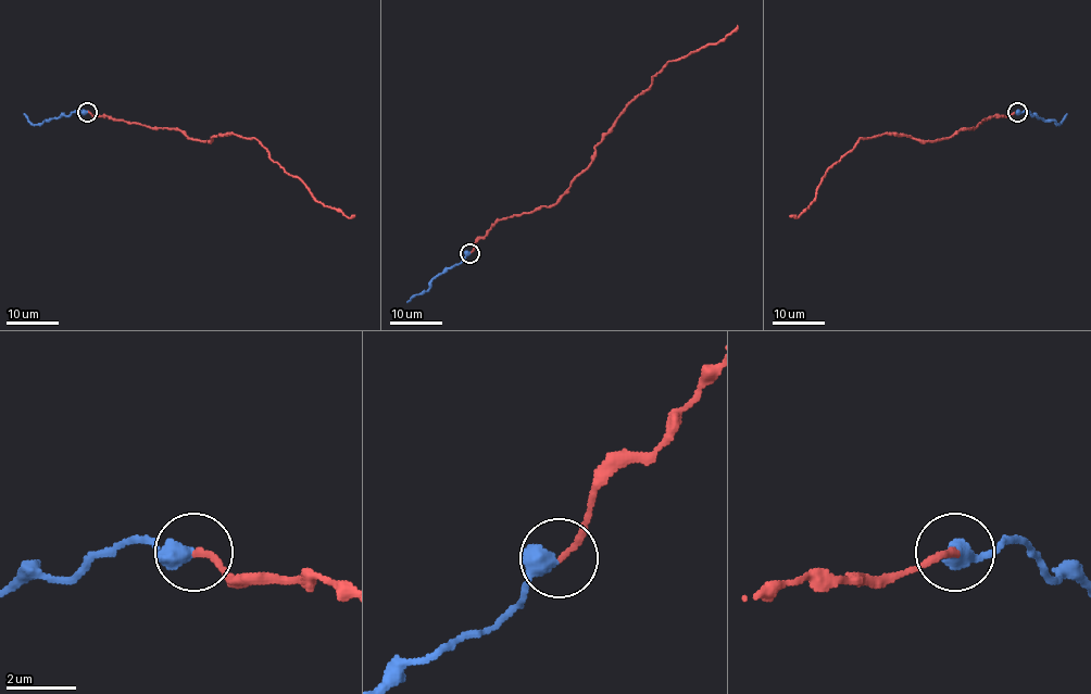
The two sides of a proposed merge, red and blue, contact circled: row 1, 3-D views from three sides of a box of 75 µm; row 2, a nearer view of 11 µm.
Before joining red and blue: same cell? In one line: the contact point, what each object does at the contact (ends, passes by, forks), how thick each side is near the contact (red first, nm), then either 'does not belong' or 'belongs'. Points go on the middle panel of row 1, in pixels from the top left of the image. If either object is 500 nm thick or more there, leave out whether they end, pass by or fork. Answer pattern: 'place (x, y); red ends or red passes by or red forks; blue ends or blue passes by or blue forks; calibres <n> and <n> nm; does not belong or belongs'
place (469, 253); calibres 190 and 500 nm; belongs

